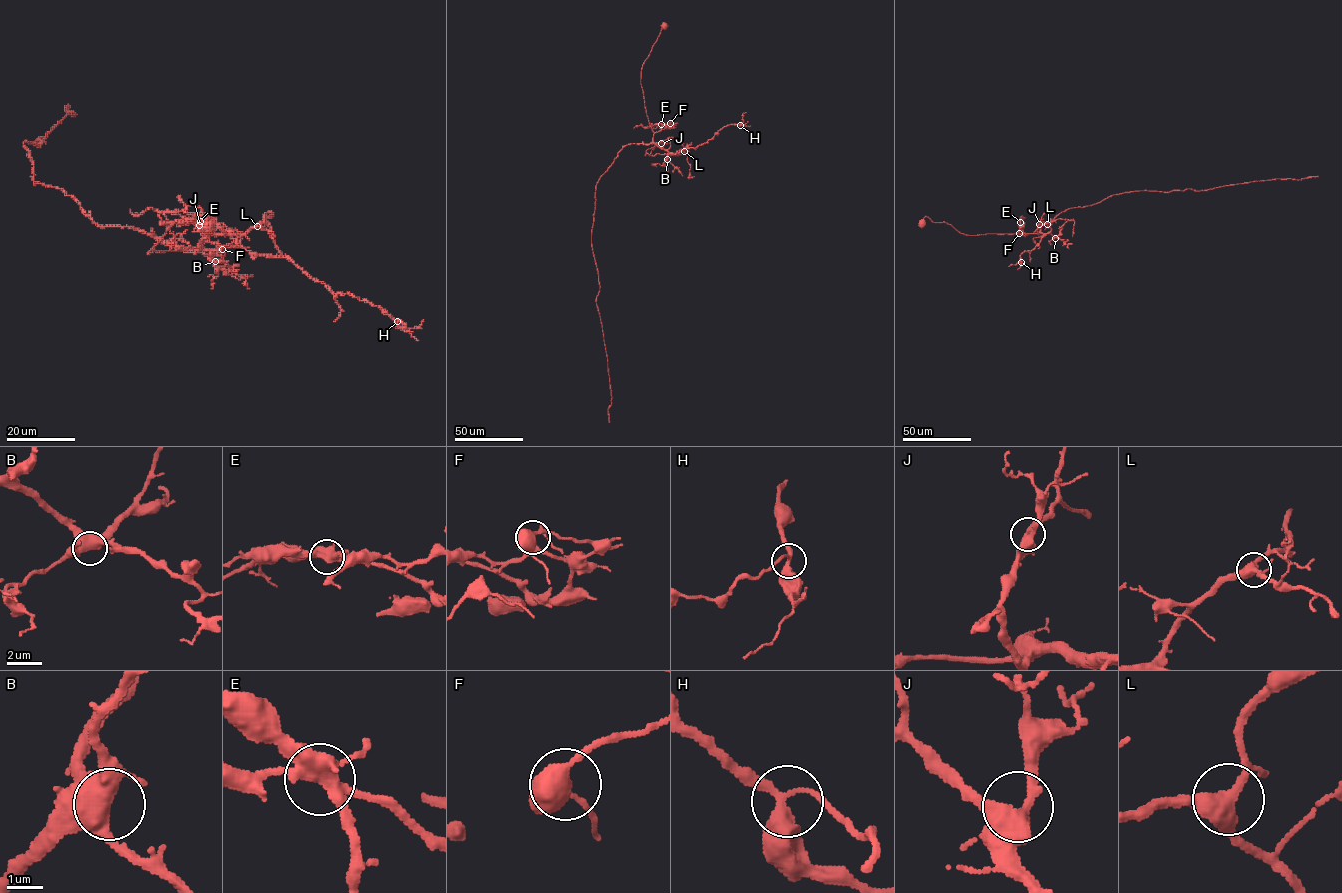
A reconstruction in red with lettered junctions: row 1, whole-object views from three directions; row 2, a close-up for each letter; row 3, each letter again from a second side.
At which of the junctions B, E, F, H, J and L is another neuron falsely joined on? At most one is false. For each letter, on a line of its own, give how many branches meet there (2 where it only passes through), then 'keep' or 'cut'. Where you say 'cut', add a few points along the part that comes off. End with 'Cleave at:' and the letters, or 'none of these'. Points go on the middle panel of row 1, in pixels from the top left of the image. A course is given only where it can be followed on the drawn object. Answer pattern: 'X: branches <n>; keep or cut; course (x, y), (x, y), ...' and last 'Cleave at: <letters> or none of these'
B: branches 4; keep
E: branches 5; cut; course (661, 124), (671, 128), (675, 124), (671, 122), (672, 126)
F: branches 3; keep
H: branches 3; keep
J: branches 3; keep
L: branches 4; keep
Cleave at: E

